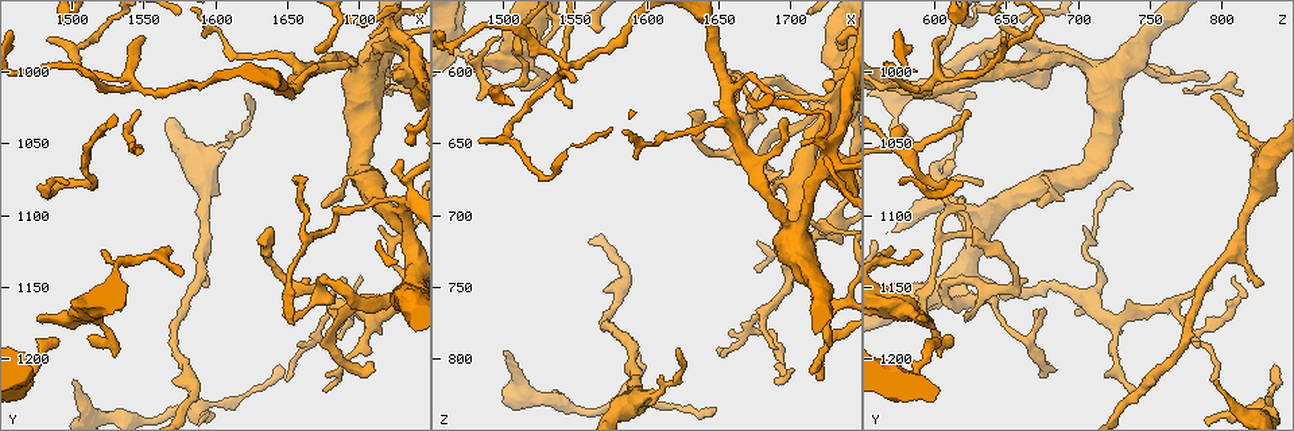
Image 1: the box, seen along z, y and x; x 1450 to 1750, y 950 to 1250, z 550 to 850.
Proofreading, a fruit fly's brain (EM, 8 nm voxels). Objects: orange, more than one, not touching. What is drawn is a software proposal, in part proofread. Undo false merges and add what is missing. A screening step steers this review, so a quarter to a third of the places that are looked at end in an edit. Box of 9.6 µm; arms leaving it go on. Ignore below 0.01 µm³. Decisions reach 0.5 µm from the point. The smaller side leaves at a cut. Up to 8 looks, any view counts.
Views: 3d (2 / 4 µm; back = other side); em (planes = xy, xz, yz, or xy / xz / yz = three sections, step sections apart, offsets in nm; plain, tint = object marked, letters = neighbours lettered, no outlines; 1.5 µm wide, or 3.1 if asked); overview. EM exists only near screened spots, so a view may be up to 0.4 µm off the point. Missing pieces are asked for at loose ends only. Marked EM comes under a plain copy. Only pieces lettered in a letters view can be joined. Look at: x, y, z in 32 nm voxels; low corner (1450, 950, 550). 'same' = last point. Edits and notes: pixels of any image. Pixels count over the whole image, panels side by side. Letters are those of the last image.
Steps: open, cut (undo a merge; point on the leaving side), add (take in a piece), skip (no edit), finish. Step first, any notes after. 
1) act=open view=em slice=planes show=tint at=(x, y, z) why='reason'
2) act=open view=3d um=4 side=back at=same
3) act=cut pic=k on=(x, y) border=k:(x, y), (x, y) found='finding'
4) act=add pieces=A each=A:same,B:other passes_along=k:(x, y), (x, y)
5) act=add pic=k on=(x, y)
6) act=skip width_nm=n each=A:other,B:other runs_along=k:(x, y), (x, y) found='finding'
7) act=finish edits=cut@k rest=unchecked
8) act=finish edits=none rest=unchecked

act=open view=em slice=planes show=letters at=(1682, 1160, 766) why='a fork'

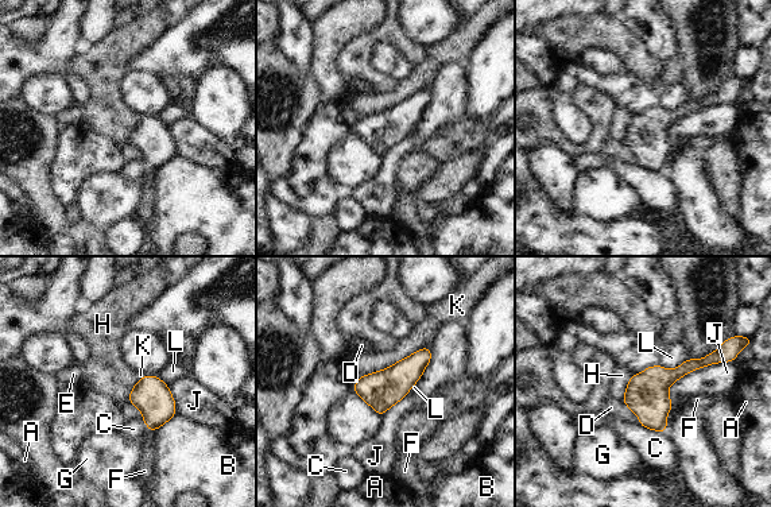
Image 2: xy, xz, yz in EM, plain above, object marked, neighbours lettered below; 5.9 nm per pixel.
act=skip longest_contact=J:440nm each=A:other,B:other,C:other,D:other,E:other,F:other,G:other,H:other,J:other,K:other,L:other border=2:(392, 364), (361, 375), (357, 379) found='one neuron here'

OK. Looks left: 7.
act=open view=3d um=4 side=back at=(1726, 1004, 654) why='an open end'

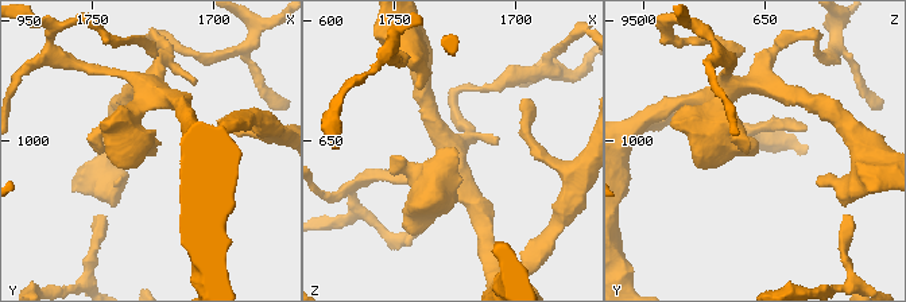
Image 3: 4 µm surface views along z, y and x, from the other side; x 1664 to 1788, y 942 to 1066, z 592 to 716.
act=open view=em slice=xy step=8 show=letters at=(1726, 1005, 653)

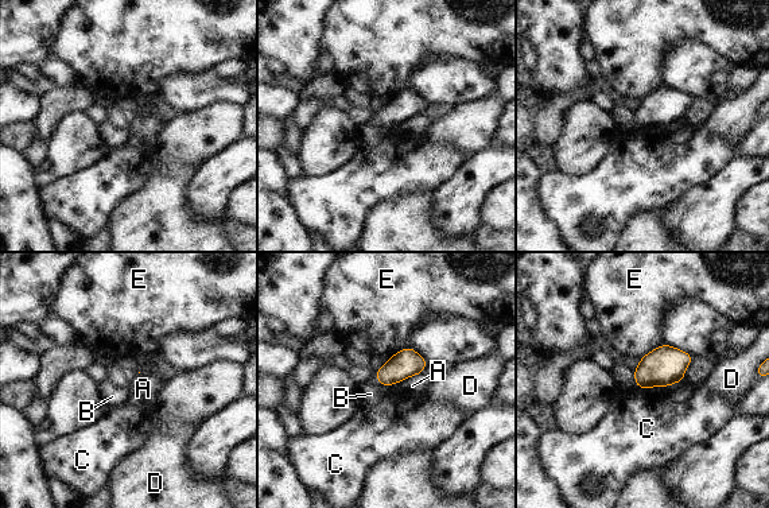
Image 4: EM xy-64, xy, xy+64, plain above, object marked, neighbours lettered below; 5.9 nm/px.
act=open view=em slice=planes show=letters at=same

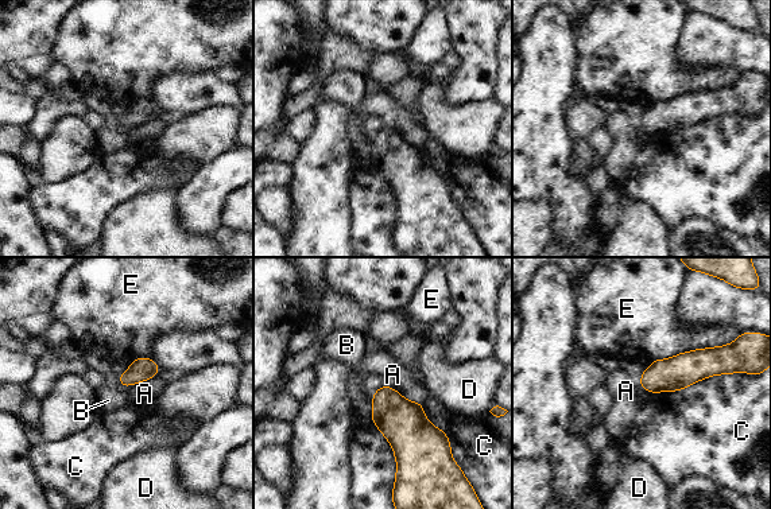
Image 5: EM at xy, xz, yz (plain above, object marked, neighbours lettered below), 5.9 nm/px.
act=skip each=A:other,B:other,C:other,D:other,E:other border=5:(383, 383), (419, 403) found='no lettered piece goes on from it'

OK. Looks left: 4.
act=open view=em slice=xz step=4 show=letters at=(1522, 1126, 592) why='an open end'

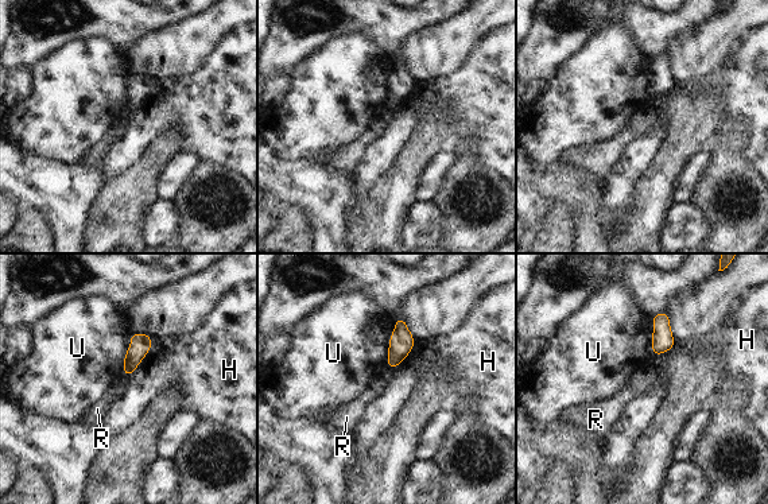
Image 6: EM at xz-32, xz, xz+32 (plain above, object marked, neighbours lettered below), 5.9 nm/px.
act=skip longest_contact=H:280nm each=H:other,R:other,U:other border=6:(152, 338), (148, 352), (127, 376) found='no lettered piece goes on from it'

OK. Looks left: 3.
act=finish edits=none rest=unchecked

